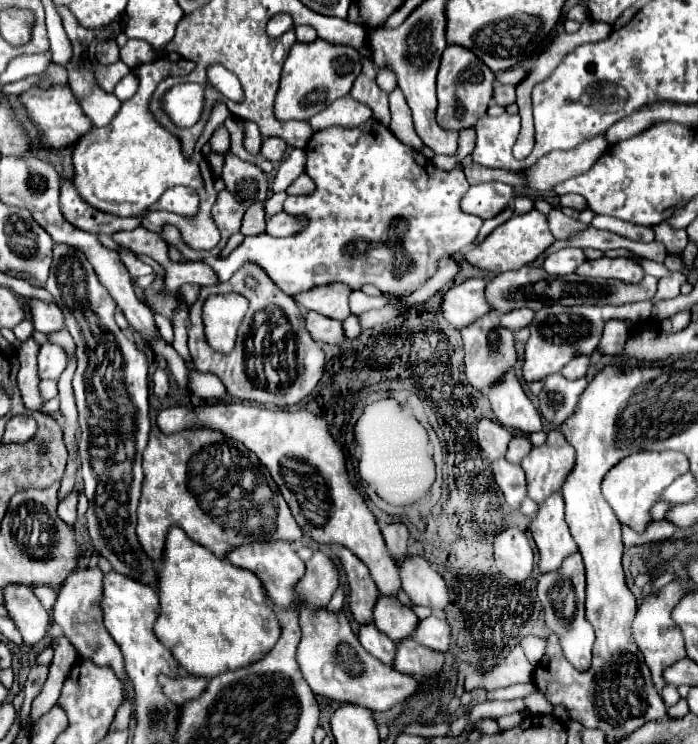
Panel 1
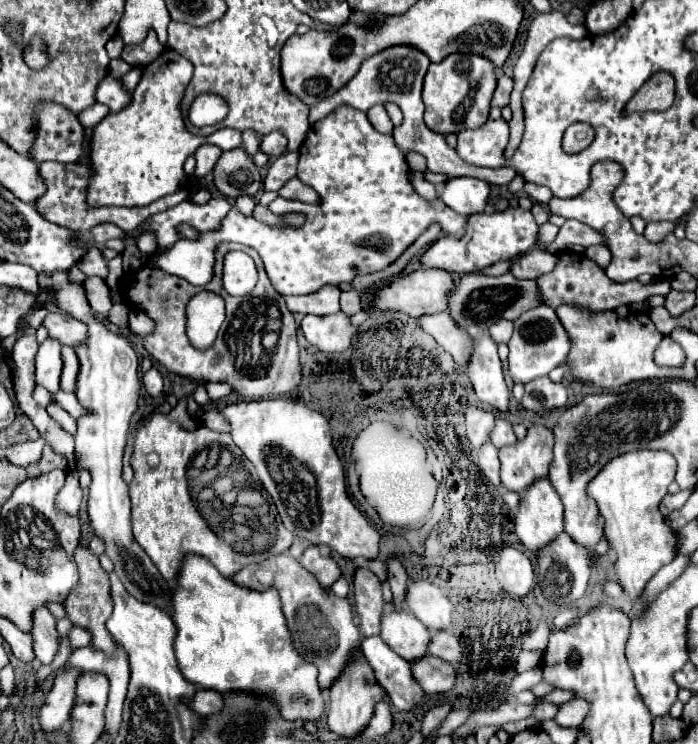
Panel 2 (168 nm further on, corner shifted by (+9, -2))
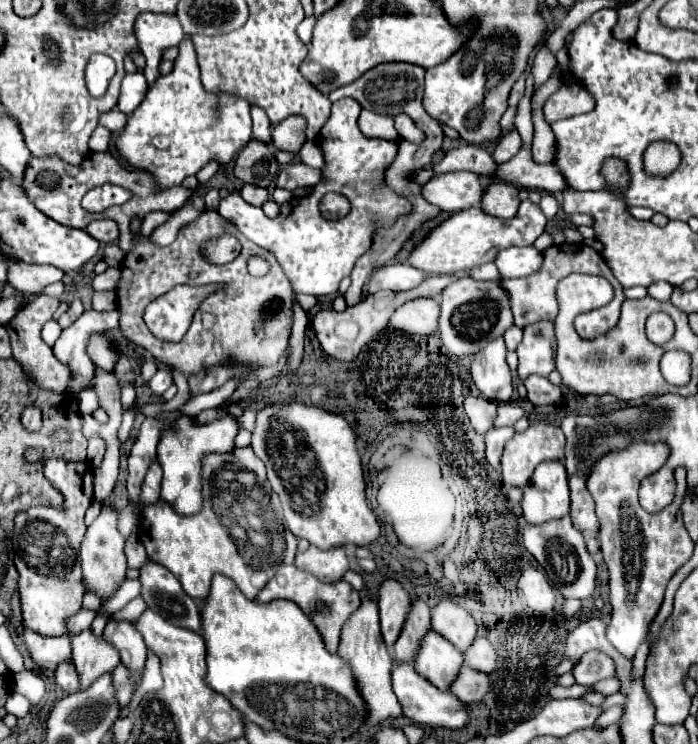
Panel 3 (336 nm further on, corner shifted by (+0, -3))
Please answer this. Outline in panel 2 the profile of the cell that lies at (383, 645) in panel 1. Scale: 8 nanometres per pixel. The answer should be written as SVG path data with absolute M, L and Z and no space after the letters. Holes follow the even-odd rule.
M379 636L365 638L361 642L363 654L371 664L377 682L385 688L391 698L391 704L397 710L413 710L423 700L425 692L411 674L411 664L401 660Z

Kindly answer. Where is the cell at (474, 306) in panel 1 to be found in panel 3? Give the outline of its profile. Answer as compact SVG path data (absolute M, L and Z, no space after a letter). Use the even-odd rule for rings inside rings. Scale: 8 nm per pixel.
M394 263L372 273L368 287L386 287L390 291L410 291L426 281L428 275L408 263Z

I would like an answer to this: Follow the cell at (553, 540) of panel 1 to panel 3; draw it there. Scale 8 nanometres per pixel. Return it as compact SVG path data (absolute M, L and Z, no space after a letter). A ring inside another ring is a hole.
M562 461L538 465L524 487L522 511L530 525L542 525L570 513L568 481Z

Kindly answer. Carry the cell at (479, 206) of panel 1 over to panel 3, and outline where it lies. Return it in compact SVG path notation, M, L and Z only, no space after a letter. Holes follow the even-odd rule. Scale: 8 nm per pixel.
M452 171L434 175L424 187L422 195L442 211L456 213L468 207L478 207L484 195L480 177L468 171Z

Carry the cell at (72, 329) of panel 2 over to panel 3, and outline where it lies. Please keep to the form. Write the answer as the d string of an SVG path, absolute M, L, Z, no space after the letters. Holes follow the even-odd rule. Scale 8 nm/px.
M102 333L90 335L86 349L88 349L88 357L92 359L94 365L98 365L98 367L102 367L106 371L112 371L112 367L116 363L116 353L112 351L108 339Z

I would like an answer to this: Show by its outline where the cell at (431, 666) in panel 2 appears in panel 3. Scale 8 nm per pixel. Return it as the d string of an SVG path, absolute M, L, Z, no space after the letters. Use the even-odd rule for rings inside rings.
M464 665L460 669L458 677L454 679L454 685L448 691L454 693L454 697L458 697L462 703L474 703L474 701L482 699L486 689L488 689L486 673L474 671L474 669Z

